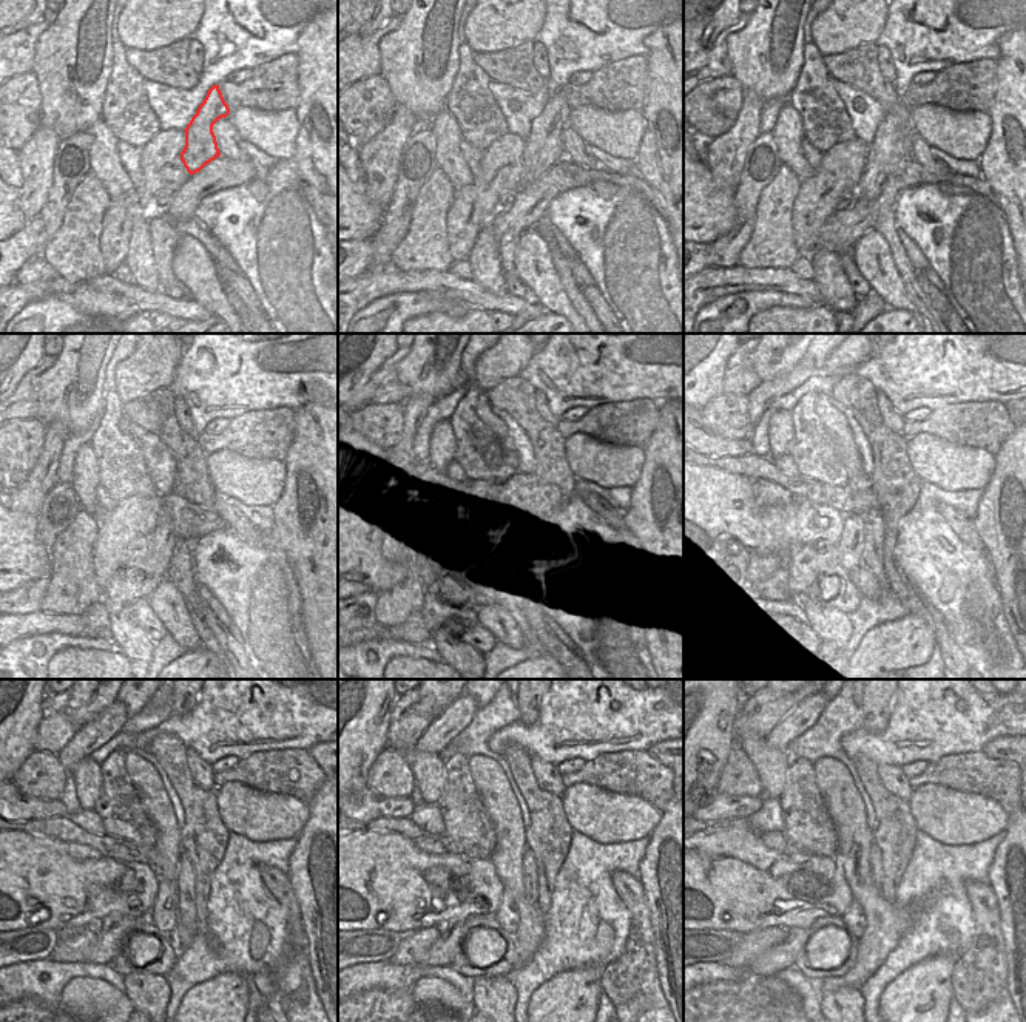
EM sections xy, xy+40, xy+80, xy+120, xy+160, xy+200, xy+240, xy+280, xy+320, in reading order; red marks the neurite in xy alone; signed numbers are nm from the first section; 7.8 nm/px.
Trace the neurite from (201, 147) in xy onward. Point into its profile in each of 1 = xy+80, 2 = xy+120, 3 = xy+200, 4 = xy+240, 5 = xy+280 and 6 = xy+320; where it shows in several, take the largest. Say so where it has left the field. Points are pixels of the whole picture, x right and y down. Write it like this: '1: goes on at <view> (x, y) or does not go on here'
1: goes on at xy+80 (890, 147)
2: goes on at xy+120 (187, 516)
3: goes on at xy+200 (853, 528)
4: goes on at xy+240 (164, 910)
5: goes on at xy+280 (508, 916)
6: goes on at xy+320 (853, 919)

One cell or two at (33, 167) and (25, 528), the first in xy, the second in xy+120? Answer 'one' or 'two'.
two

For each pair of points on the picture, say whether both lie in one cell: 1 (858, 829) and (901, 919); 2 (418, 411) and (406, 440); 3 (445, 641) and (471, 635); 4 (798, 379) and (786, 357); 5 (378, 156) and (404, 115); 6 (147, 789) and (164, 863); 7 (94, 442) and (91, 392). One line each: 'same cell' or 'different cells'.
1: same cell
2: same cell
3: different cells
4: different cells
5: same cell
6: same cell
7: different cells

